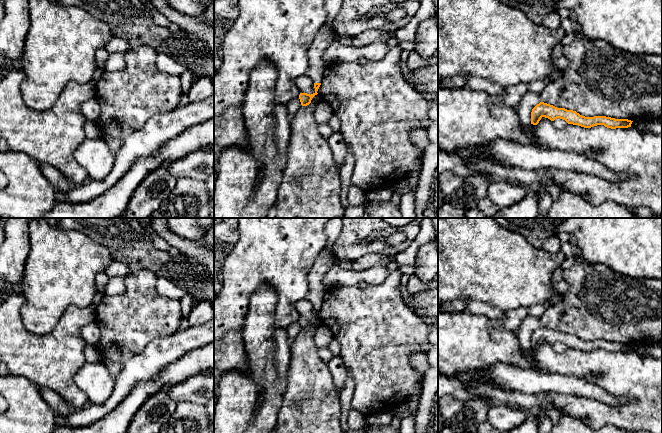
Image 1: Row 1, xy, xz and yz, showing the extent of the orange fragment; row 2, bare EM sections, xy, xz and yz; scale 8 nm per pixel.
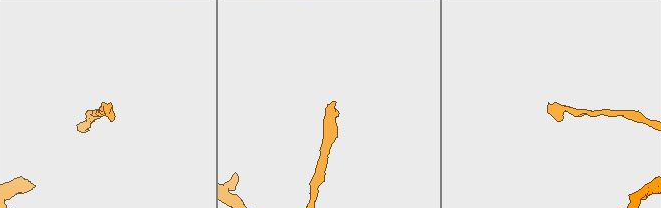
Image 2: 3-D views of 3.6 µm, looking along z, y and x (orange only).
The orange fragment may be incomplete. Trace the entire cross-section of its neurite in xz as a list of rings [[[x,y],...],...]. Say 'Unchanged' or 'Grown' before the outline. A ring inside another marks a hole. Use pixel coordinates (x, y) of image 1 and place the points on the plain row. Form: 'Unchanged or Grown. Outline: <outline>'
Grown. Outline: [[[327,246],[317,256],[314,265],[308,275],[309,293],[307,299],[314,307],[315,316],[313,318],[300,317],[299,323],[302,330],[307,330],[311,327],[312,322],[317,319],[317,315],[321,309],[323,298],[326,293],[326,288],[321,280],[335,257],[329,254]]]

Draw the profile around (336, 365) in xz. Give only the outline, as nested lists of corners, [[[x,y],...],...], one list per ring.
[[[333,356],[327,365],[332,374],[335,387],[339,394],[341,394],[342,390],[345,388],[346,378],[348,375],[344,362],[340,356]]]

